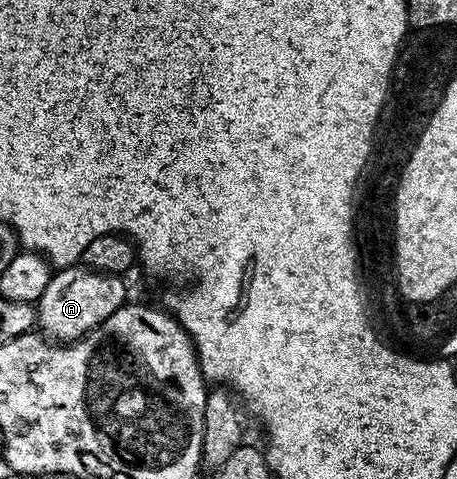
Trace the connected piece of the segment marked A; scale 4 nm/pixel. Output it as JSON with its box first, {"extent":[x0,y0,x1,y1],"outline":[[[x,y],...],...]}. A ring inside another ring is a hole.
{"extent":[36,266,129,342],"outline":[[[73,266],[53,271],[46,290],[36,304],[38,328],[45,337],[56,342],[75,342],[93,332],[103,320],[110,318],[129,299],[125,281],[87,266]]]}

